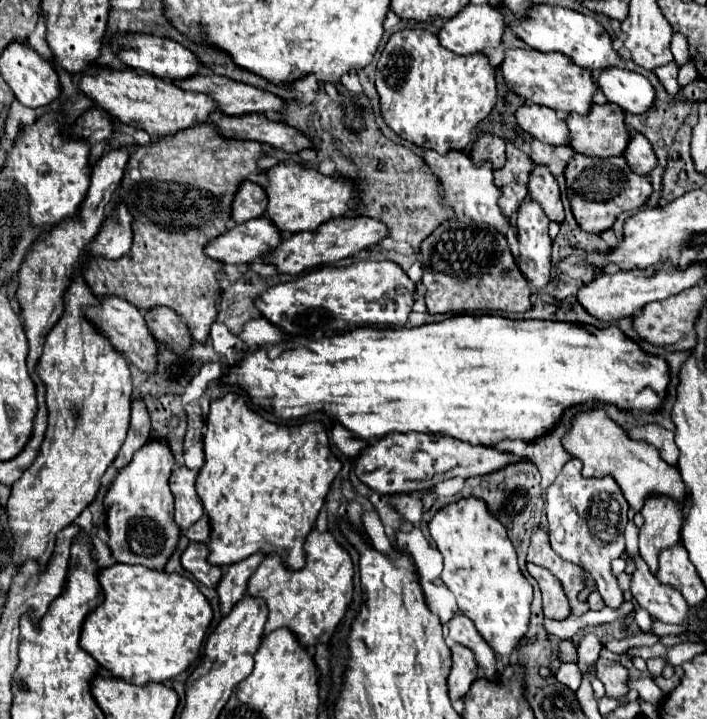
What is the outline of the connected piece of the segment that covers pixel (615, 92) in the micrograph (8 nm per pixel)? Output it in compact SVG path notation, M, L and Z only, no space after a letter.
M613 67L601 71L599 89L611 101L629 113L647 113L655 103L655 87L639 73Z

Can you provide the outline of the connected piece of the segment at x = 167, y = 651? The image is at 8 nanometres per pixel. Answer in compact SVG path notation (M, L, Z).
M115 563L113 567L101 569L99 581L105 601L85 619L81 631L81 647L91 653L103 669L111 671L113 677L119 677L133 685L169 683L177 675L185 673L189 665L199 659L205 633L213 619L213 609L209 599L197 589L191 579L177 573L151 571L147 567Z

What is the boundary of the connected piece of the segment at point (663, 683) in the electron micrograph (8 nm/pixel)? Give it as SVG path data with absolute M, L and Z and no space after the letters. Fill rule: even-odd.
M679 673L679 675L675 675L675 677L671 677L671 679L665 679L665 677L661 677L661 675L651 677L651 679L661 687L661 691L663 691L663 693L671 693L671 689L673 689L673 687L677 687L677 683L679 683L681 673Z

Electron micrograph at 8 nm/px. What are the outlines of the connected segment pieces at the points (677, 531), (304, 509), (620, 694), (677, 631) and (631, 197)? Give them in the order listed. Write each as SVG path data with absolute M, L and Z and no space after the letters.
M649 497L641 515L645 517L645 525L639 531L639 551L655 575L659 569L659 553L681 541L683 511L667 497Z
M227 393L211 401L203 447L205 465L199 471L195 487L211 519L209 563L223 567L263 551L265 555L281 555L291 569L301 569L305 565L305 537L315 525L335 475L341 471L341 461L331 453L325 425L321 421L305 421L299 425L271 423L255 413L243 395Z
M599 657L597 679L605 685L607 697L623 701L629 693L629 669L617 661L607 661Z
M653 623L653 633L657 635L681 635L682 633L688 632L683 625L661 625L661 623Z
M633 131L633 141L629 141L629 149L625 149L625 157L587 157L587 155L575 155L565 169L567 179L567 193L571 211L575 215L575 221L581 229L587 233L601 235L603 231L611 229L617 221L619 213L625 211L637 211L647 203L647 199L653 193L653 187L647 179L647 175L657 167L657 157L653 153L653 147L649 145L647 137Z

